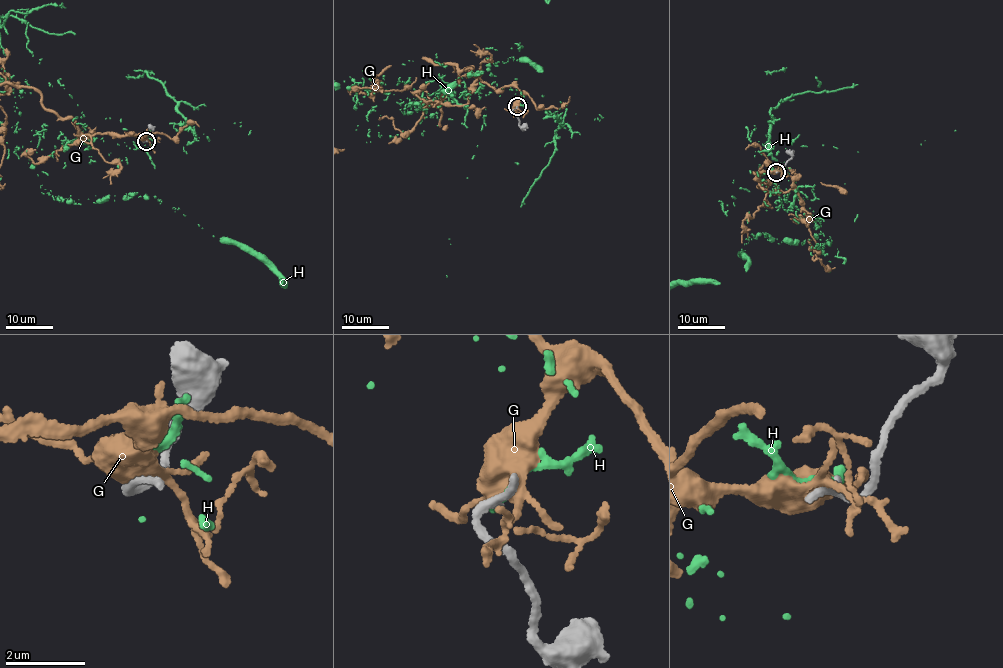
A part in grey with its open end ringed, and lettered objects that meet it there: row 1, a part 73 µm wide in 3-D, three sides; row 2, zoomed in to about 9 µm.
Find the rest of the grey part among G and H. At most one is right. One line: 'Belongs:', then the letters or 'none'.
Belongs: none

